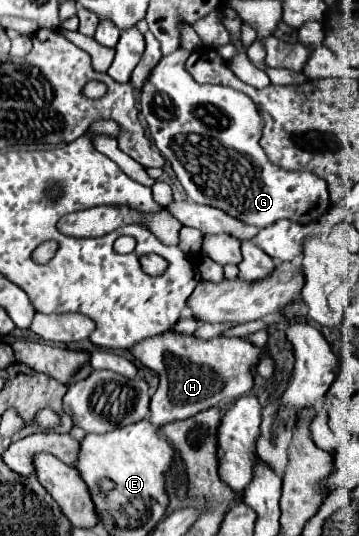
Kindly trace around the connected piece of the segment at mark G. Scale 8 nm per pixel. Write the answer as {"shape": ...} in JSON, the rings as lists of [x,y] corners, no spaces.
{"shape":[[[184,47],[164,55],[140,89],[140,111],[146,117],[150,137],[156,141],[164,159],[170,161],[178,181],[186,189],[186,195],[196,203],[218,207],[228,215],[234,215],[236,219],[260,229],[276,223],[278,219],[294,219],[296,223],[318,221],[318,217],[330,209],[326,181],[310,173],[278,171],[278,167],[266,159],[258,143],[262,137],[262,119],[252,99],[230,87],[196,83],[184,67],[188,57],[190,51]]]}

